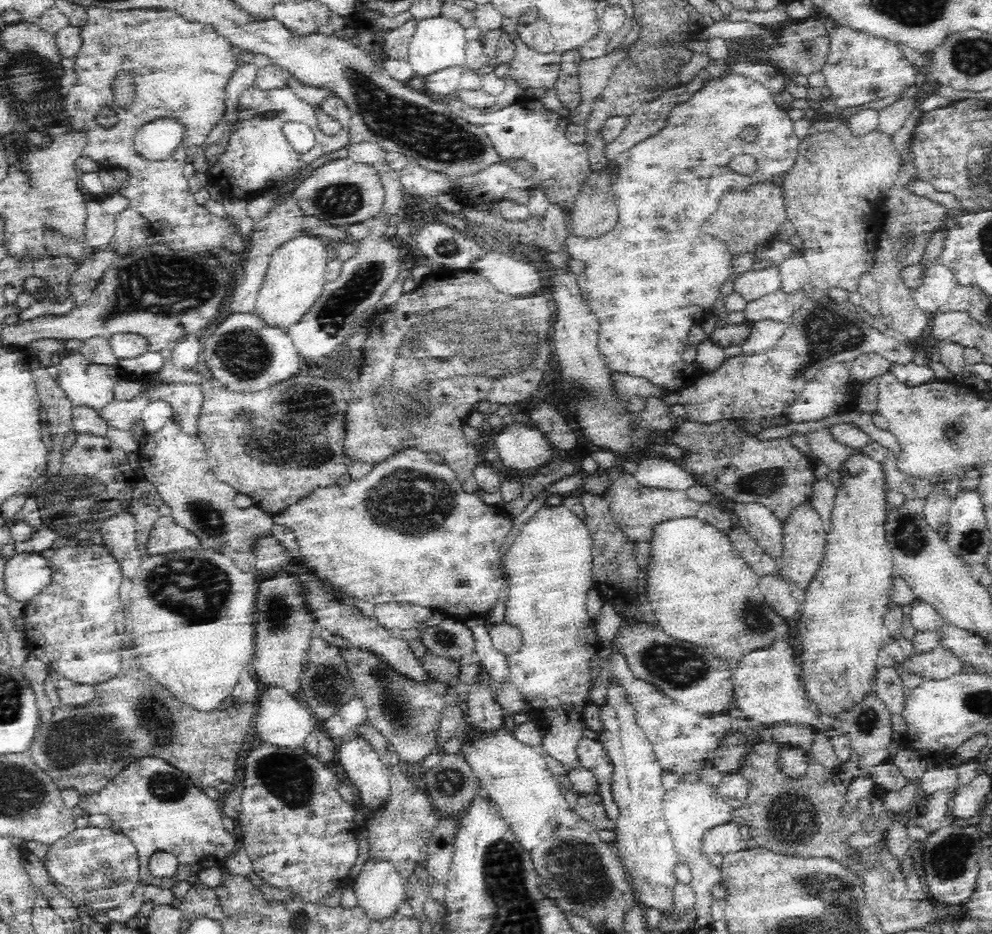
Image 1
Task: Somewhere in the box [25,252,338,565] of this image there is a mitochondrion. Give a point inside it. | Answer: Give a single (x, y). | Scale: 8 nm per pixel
(268, 447)

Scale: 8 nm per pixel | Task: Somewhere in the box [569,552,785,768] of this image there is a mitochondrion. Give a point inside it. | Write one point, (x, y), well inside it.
(678, 666)

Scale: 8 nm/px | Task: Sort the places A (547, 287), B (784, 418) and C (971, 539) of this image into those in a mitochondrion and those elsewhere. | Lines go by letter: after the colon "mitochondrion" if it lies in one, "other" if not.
A: other
B: other
C: mitochondrion

